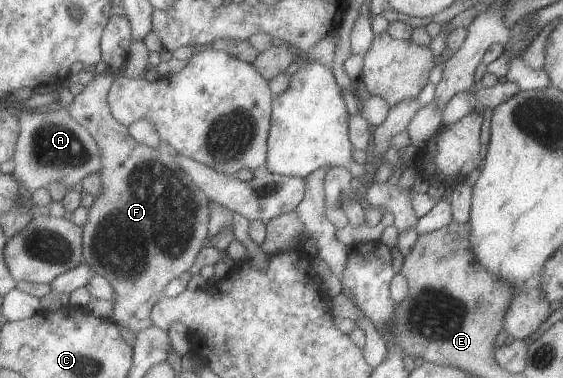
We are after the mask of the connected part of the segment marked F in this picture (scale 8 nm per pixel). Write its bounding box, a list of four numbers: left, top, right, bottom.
[67,68,212,334]

